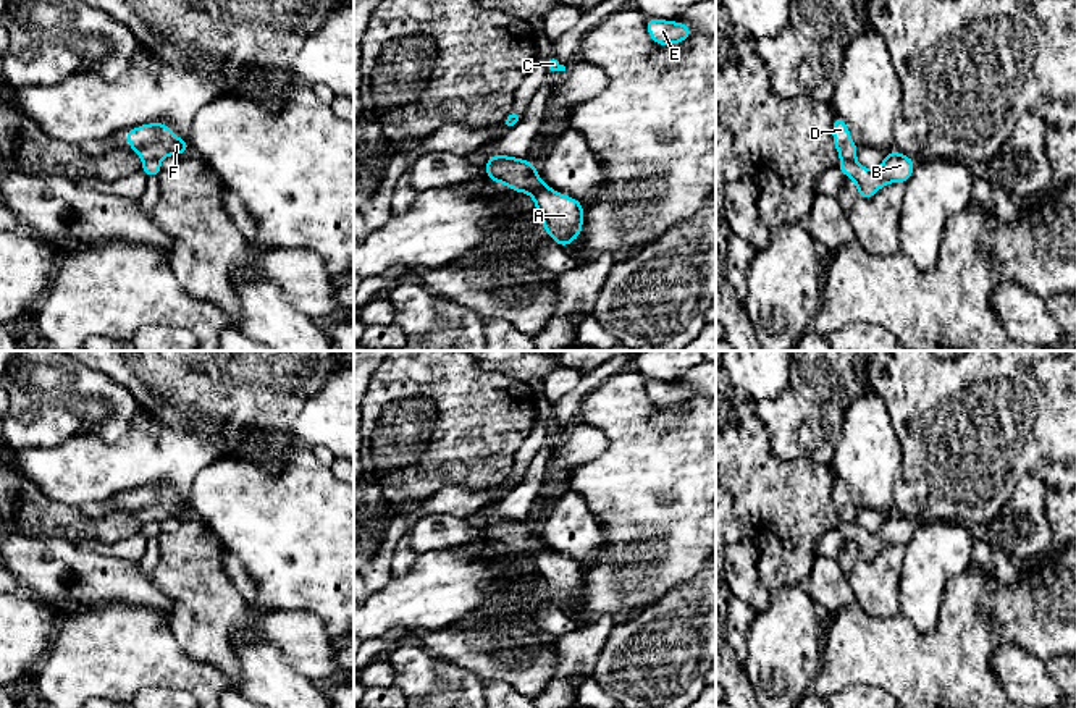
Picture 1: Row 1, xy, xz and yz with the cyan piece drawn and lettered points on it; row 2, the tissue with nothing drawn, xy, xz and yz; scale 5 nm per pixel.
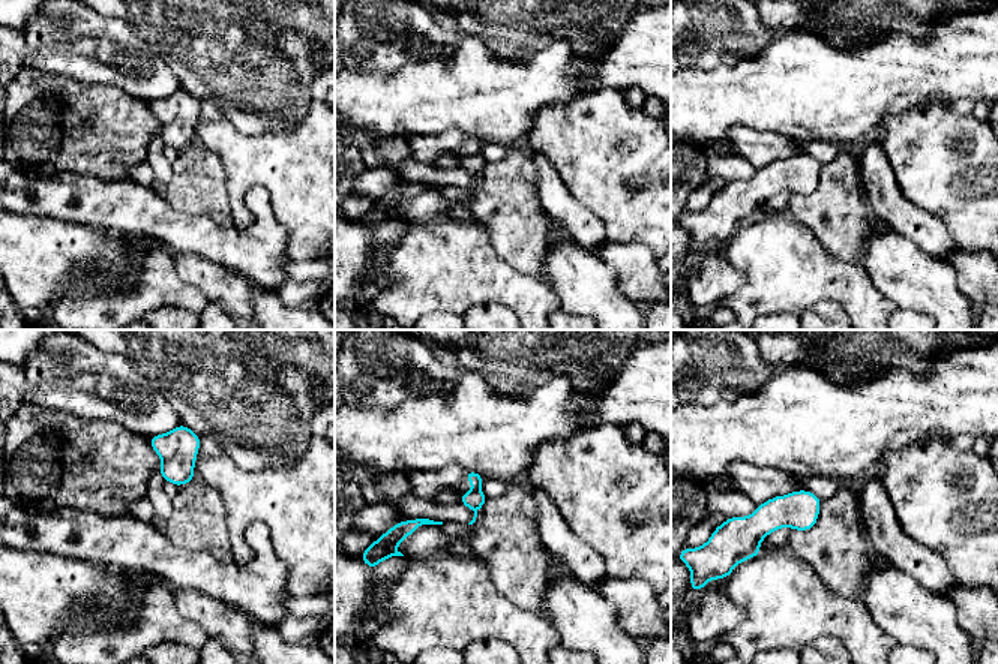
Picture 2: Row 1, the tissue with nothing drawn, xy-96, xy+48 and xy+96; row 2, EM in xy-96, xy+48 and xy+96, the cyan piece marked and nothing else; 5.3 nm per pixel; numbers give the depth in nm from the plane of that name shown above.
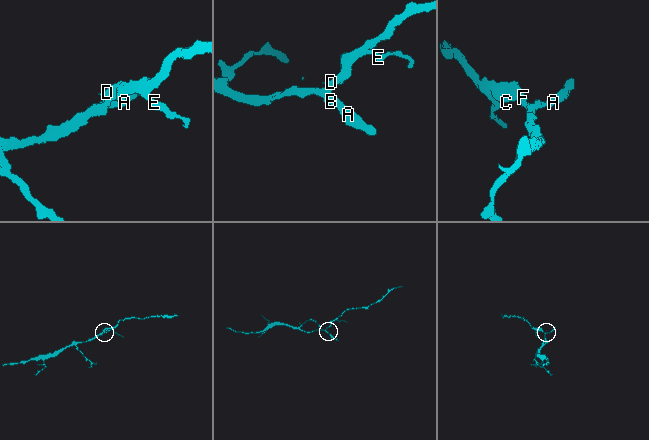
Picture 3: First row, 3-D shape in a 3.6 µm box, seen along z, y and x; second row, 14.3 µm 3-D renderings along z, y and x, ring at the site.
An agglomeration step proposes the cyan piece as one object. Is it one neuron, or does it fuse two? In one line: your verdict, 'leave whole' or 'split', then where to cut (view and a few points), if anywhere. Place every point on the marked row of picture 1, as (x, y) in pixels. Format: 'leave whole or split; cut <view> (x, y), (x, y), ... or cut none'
split; cut xy (144, 159), (159, 160)

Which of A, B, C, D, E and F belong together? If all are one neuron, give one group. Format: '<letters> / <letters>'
A B / C D E F

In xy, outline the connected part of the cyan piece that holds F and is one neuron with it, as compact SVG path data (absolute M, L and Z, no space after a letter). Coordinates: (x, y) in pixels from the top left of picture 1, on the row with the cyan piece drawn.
M163 121L141 124L136 129L123 131L129 149L142 160L162 160L168 155L181 155L191 149L187 141L178 137Z

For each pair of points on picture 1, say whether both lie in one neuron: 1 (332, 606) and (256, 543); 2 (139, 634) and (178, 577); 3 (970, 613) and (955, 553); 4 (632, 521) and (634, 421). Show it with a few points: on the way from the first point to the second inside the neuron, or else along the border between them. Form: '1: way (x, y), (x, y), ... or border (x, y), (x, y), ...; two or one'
1: way (312, 587), (304, 585), (275, 556); one
2: border (163, 615), (181, 648); two
3: border (970, 564), (950, 579), (939, 606); two
4: way (634, 497), (634, 445); one

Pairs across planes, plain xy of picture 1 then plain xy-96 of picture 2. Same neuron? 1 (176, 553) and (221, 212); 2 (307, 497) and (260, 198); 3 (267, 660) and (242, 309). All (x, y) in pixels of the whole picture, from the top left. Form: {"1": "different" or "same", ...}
{"1": "same", "2": "different", "3": "different"}

